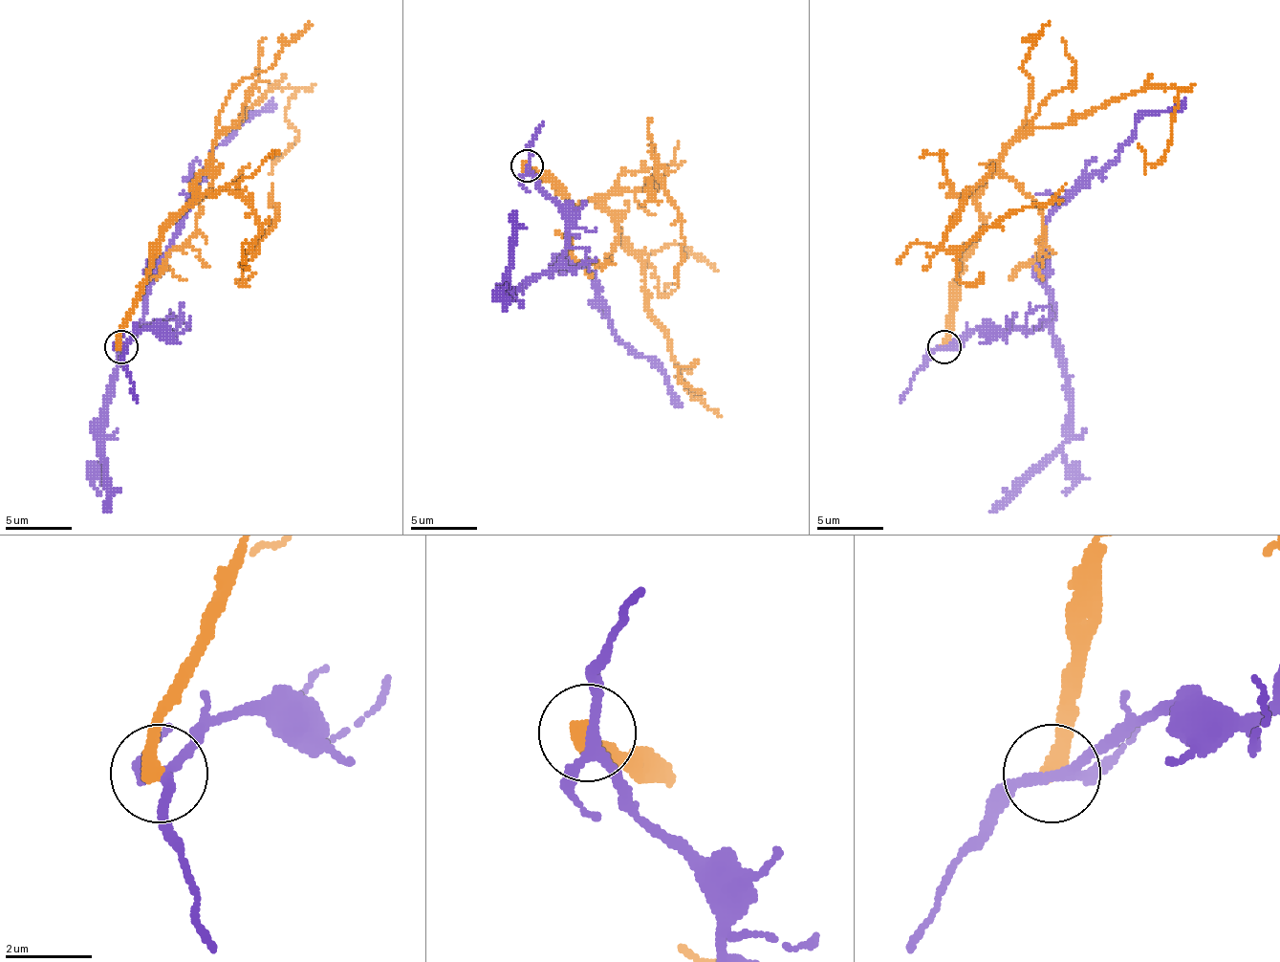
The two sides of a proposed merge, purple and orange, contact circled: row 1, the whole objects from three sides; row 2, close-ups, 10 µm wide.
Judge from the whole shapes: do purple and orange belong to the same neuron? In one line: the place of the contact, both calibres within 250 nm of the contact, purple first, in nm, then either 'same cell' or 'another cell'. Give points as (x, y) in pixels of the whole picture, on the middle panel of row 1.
at (527, 165); 200 nm thick on the purple side, 400 nm on the other; another cell

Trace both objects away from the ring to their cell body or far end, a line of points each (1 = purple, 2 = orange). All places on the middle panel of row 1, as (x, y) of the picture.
1: (526, 164), (566, 218), (569, 248), (549, 273), (573, 264), (585, 271), (618, 340), (658, 366), (678, 406)
2: (526, 164), (616, 218), (641, 264), (645, 307), (701, 400), (678, 370), (698, 360)

